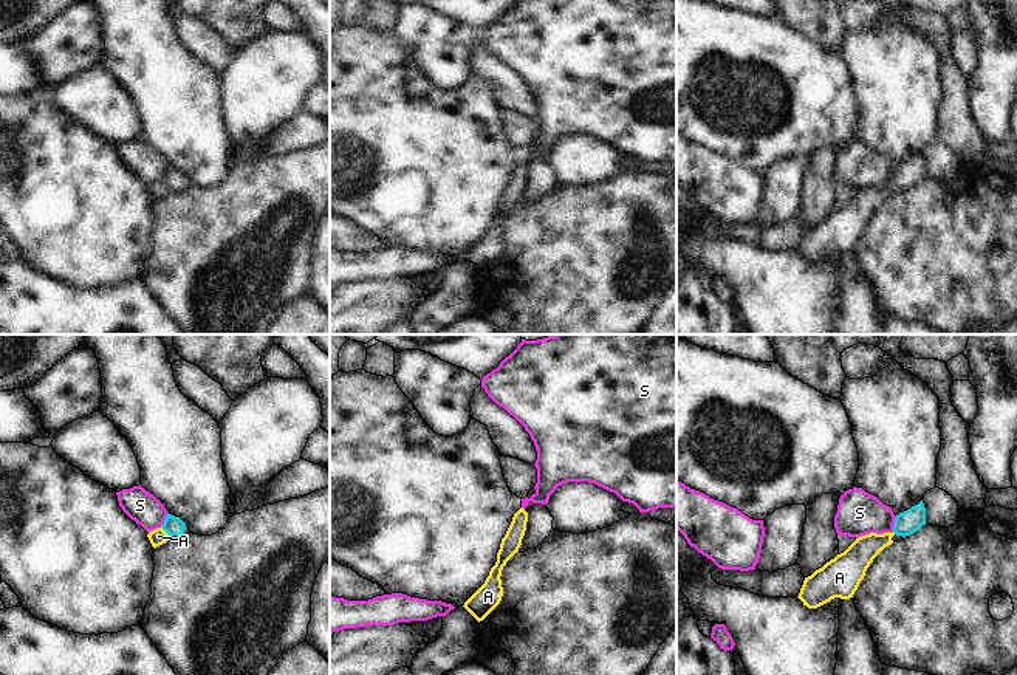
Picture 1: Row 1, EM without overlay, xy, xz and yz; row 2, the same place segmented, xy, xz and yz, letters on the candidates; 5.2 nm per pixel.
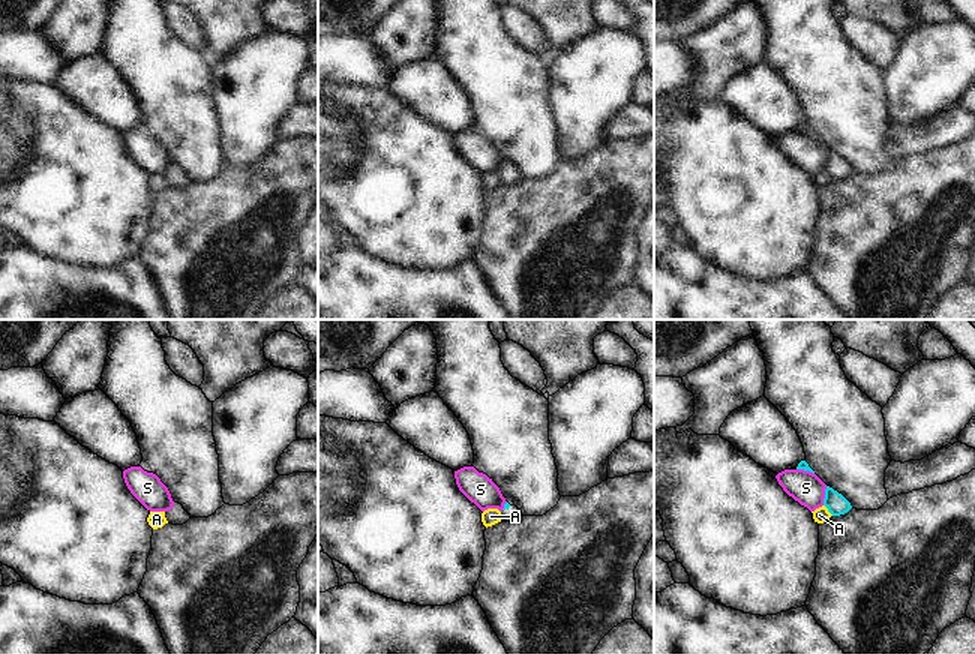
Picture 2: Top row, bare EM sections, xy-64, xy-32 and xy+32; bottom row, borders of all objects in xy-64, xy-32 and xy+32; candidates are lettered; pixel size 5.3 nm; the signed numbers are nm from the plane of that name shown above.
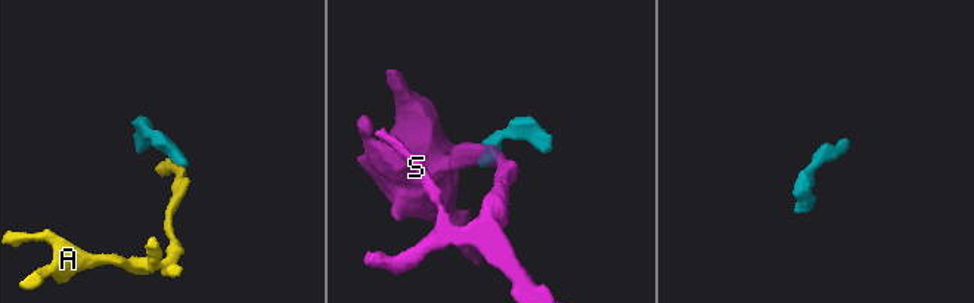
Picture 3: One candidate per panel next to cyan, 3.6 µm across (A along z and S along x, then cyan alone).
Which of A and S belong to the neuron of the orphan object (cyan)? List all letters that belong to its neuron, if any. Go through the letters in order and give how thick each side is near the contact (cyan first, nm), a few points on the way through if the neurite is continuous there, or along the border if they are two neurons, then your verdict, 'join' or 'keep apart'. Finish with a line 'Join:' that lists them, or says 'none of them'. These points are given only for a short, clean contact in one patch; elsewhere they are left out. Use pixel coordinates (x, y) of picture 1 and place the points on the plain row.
A: 100 nm thick on the cyan side, 90 nm on the other; border along xy (161, 180), (169, 188); keep apart
S: 120 nm thick on the cyan side, 220 nm on the other; border along yz (897, 169), (892, 185); keep apart
Join: none of them

